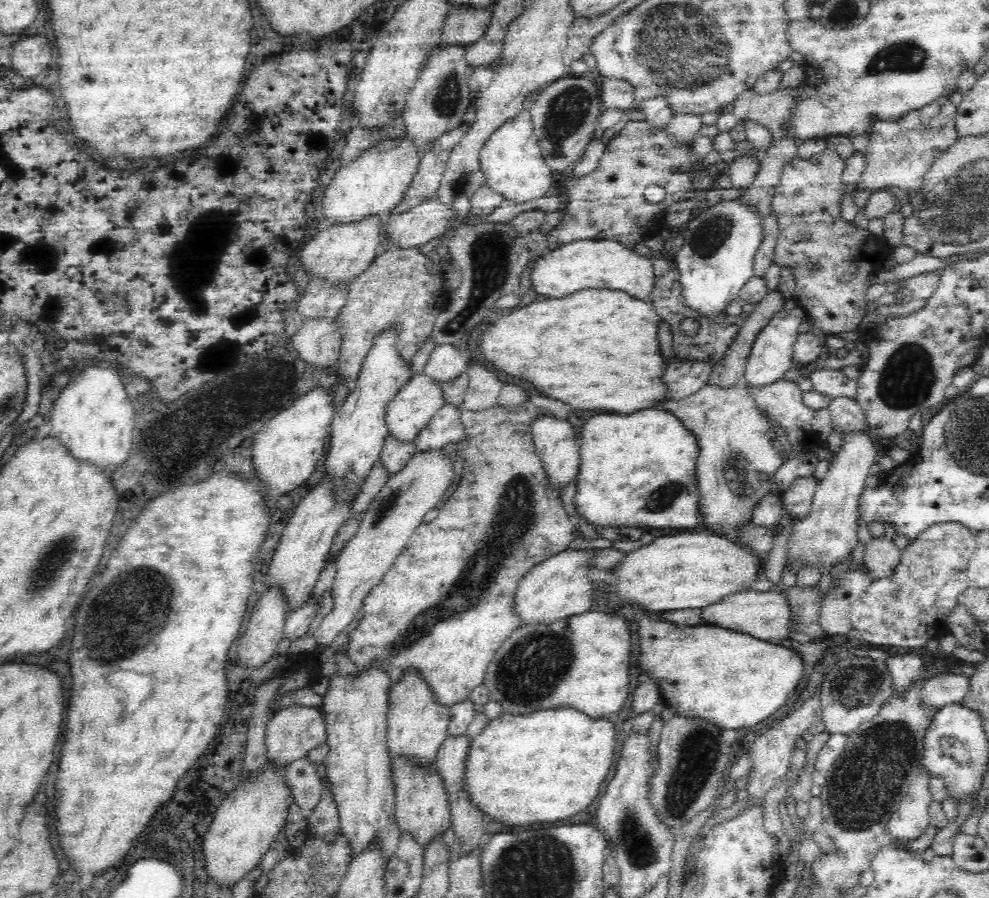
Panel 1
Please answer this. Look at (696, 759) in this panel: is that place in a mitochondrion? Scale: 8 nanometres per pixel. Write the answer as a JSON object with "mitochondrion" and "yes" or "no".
{"mitochondrion":"yes"}

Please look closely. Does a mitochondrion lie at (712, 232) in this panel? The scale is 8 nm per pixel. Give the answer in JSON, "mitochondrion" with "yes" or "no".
{"mitochondrion":"yes"}

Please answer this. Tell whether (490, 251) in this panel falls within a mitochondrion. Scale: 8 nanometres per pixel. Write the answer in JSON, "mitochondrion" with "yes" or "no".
{"mitochondrion":"yes"}

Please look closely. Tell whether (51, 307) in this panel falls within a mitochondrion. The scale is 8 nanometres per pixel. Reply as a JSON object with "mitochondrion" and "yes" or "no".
{"mitochondrion":"no"}

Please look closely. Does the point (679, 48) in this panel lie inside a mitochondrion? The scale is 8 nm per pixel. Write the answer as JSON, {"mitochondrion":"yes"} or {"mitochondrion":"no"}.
{"mitochondrion":"yes"}

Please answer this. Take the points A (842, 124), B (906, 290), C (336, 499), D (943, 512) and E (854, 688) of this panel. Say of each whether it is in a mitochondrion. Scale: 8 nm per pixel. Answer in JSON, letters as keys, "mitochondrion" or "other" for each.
{"A":"other","B":"other","C":"other","D":"other","E":"mitochondrion"}

